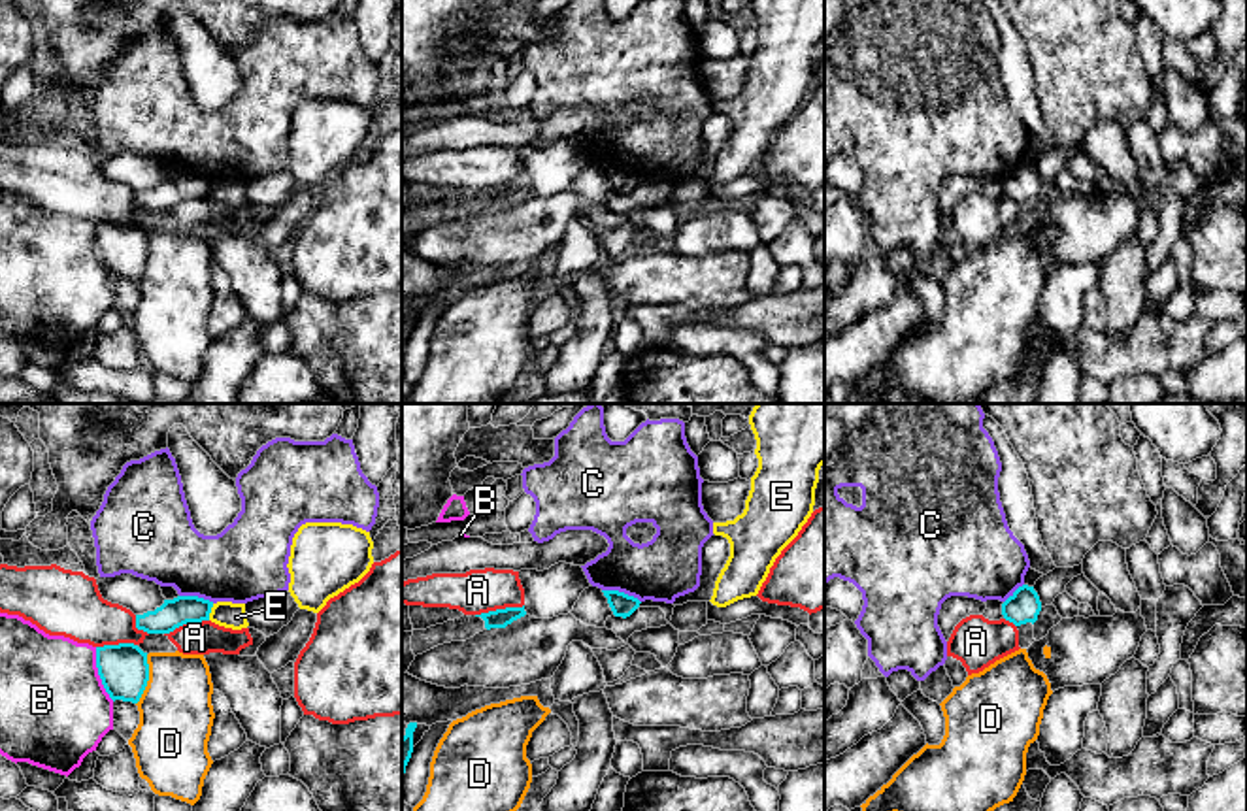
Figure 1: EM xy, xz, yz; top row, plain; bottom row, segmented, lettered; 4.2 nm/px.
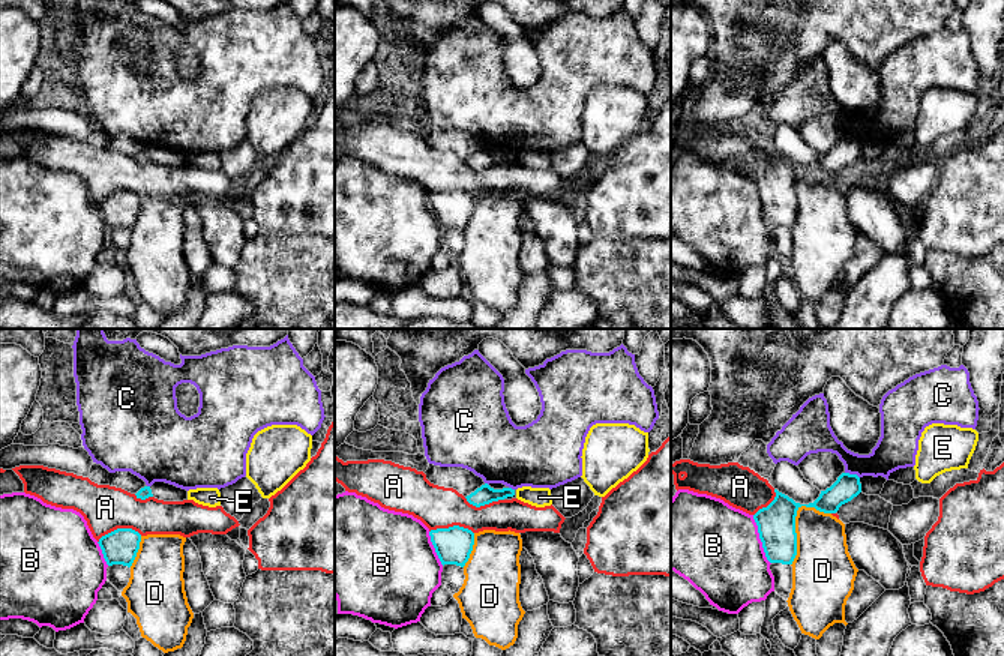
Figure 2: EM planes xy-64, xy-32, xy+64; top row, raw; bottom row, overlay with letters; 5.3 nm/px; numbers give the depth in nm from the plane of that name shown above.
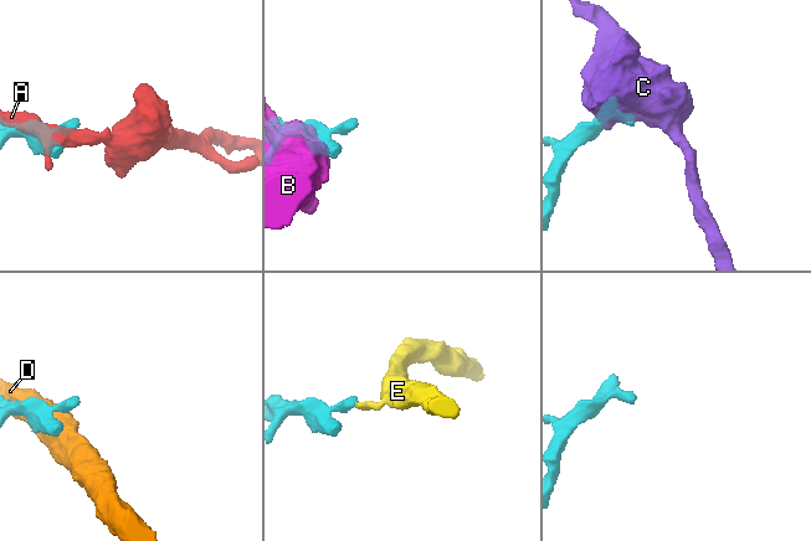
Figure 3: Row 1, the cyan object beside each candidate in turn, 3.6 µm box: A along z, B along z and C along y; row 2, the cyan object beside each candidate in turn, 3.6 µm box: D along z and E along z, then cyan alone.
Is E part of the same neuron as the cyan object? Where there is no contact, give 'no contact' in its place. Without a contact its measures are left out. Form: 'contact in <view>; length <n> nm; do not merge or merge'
contact in xy; length 80 nm; do not merge

